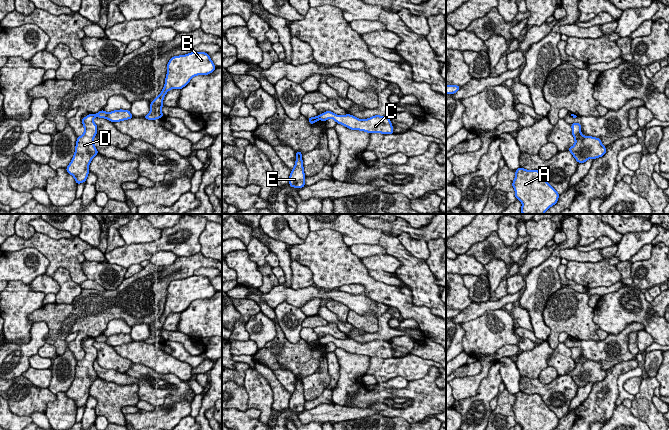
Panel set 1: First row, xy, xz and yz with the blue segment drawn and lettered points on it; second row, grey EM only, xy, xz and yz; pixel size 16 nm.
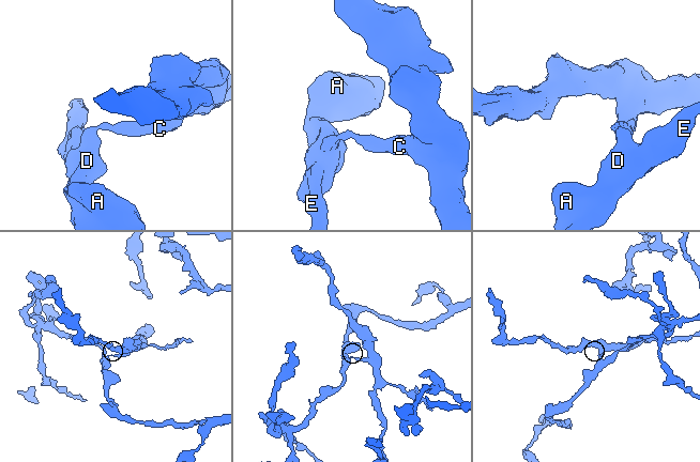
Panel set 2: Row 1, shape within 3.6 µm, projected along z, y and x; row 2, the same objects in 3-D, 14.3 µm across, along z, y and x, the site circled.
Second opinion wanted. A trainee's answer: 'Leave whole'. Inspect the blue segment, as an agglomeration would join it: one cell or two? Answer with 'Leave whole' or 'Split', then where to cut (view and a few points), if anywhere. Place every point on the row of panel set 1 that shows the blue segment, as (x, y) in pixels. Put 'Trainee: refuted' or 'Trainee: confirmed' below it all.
Split. Split along xz (317, 116), (319, 118)
Trainee: refuted

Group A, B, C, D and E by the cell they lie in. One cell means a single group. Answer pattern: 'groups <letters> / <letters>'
groups A D E / B C

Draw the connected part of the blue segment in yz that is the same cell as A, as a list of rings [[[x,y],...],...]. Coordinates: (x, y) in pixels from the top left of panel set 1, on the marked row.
[[[519,167],[512,183],[515,197],[522,202],[522,214],[544,214],[558,201],[559,194],[538,170]]]

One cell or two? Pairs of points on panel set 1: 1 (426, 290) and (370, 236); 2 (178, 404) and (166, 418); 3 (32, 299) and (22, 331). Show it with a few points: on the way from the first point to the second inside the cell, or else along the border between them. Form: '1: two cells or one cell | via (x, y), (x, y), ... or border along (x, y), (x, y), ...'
1: one cell | via (416, 274), (408, 262), (386, 241)
2: one cell | via (175, 407), (168, 415)
3: one cell | via (24, 307), (22, 309), (22, 323)

